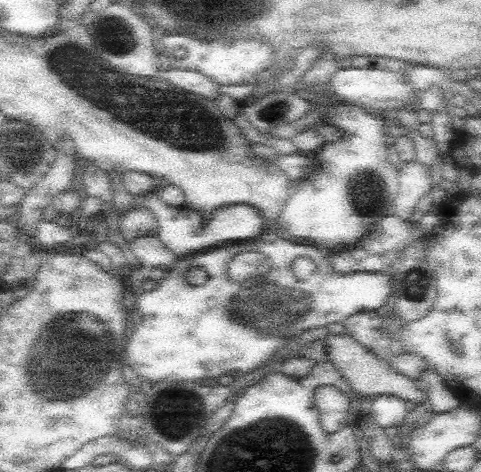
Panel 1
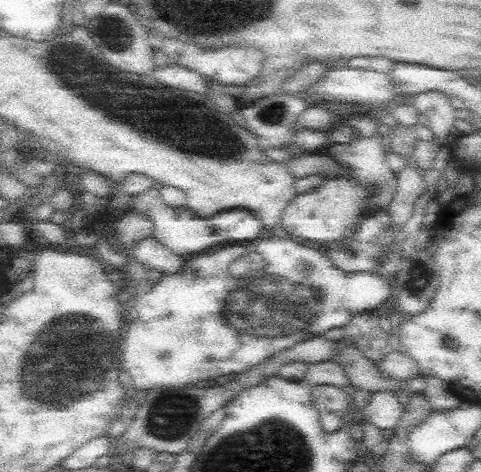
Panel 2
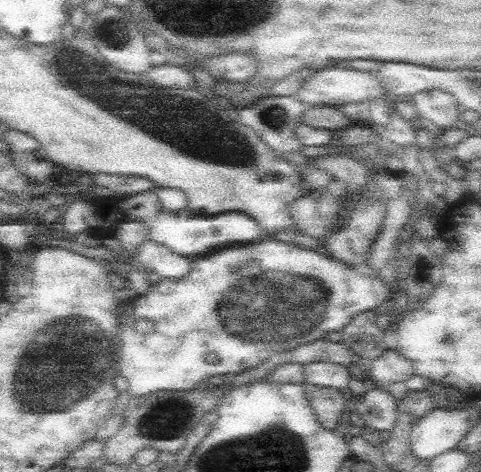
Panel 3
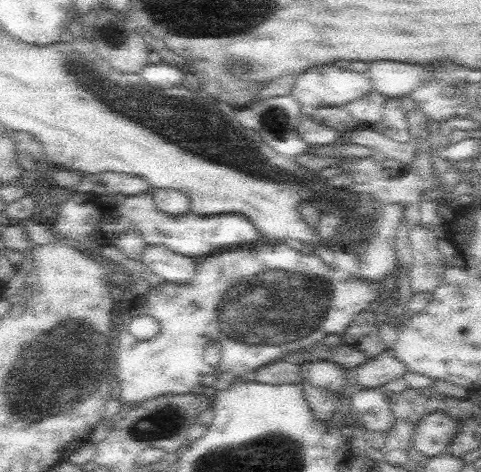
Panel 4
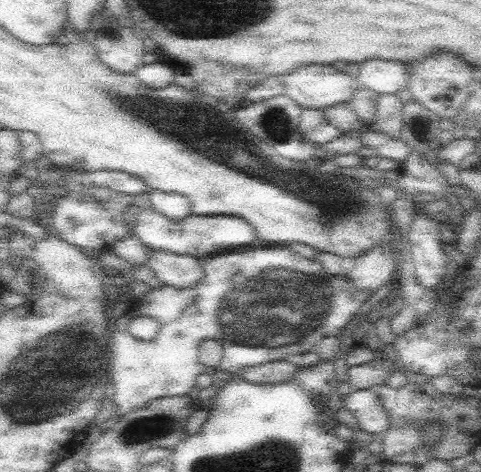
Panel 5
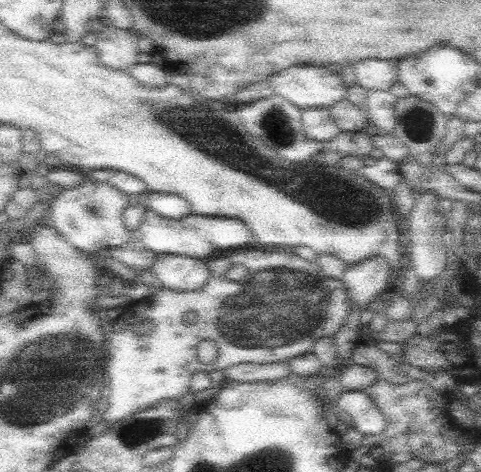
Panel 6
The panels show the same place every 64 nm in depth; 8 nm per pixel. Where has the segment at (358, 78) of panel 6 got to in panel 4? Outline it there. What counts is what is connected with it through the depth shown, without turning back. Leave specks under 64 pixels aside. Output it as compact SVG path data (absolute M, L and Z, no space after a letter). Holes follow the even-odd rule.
M375 60L367 64L363 74L371 80L373 90L381 92L385 98L401 98L411 94L421 82L429 80L425 66L409 62Z

